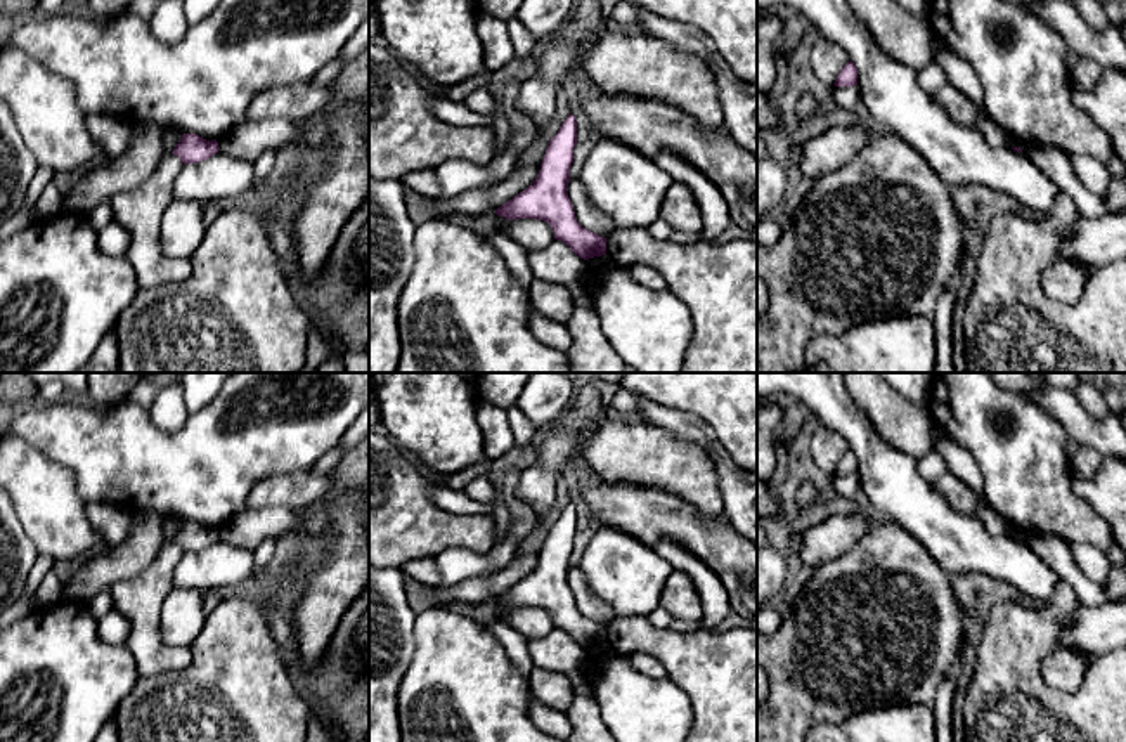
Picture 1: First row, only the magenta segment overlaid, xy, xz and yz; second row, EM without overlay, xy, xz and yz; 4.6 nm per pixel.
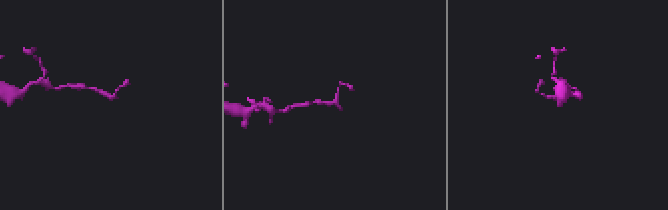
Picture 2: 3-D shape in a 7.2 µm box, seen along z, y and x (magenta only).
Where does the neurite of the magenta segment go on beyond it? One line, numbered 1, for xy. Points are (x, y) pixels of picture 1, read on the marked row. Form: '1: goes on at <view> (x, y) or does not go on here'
1: does not go on here

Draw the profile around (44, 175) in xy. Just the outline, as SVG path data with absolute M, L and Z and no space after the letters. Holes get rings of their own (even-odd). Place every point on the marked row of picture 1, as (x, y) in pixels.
M38 166L35 177L29 182L28 194L26 194L26 203L35 203L42 191L52 182L54 179L54 170Z

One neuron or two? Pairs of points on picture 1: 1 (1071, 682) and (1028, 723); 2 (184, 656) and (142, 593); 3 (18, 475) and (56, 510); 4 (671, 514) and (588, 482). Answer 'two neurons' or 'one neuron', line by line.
1: two neurons
2: one neuron
3: one neuron
4: one neuron

